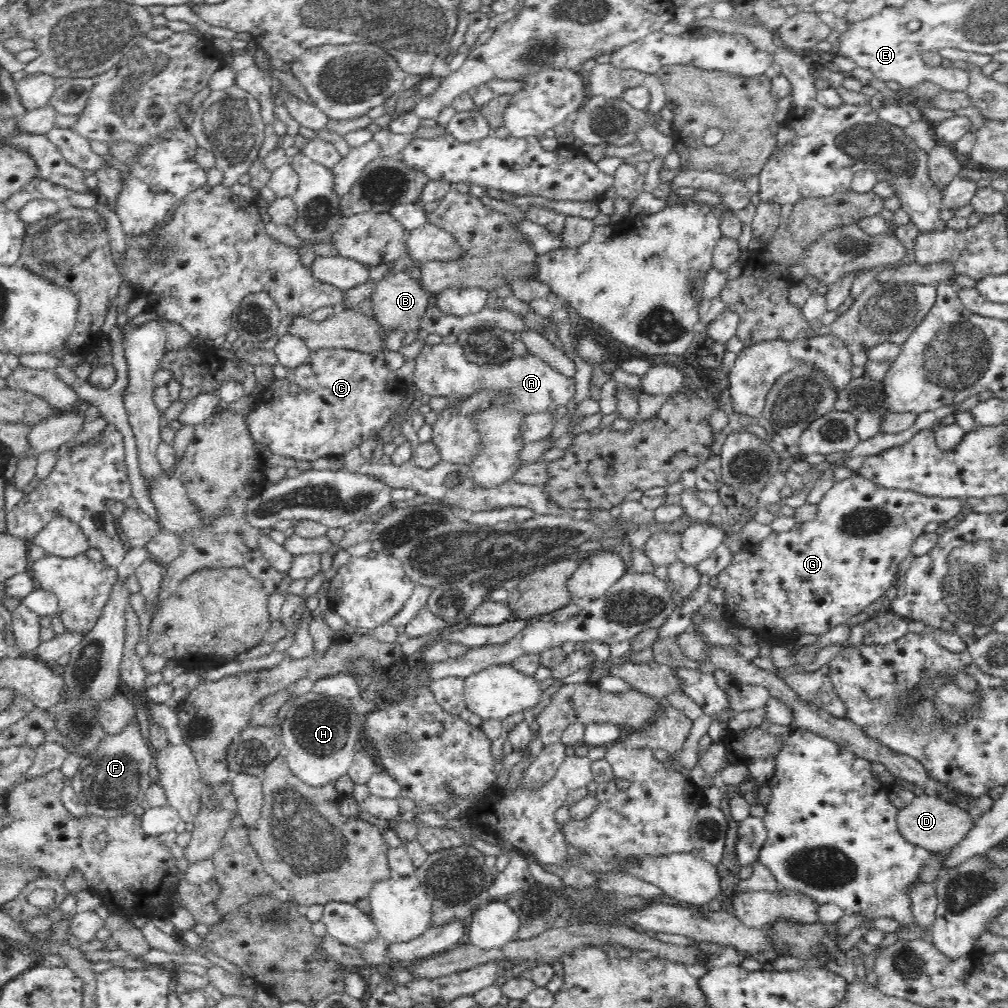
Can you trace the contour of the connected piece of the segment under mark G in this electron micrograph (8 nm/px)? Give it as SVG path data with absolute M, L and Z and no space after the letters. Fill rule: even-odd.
M852 472L851 475L848 475L841 481L834 481L830 490L828 490L819 503L816 504L817 513L815 514L815 520L806 523L796 523L792 531L781 533L772 531L767 538L759 543L751 543L750 546L746 546L744 550L734 553L732 564L727 566L722 572L719 572L717 576L718 585L716 587L721 589L724 594L723 604L725 609L723 616L725 620L731 622L733 626L738 626L738 628L751 628L759 640L766 643L794 642L803 634L820 636L830 627L848 622L855 614L862 612L867 606L870 606L870 604L876 602L881 597L885 598L884 594L886 594L886 590L894 585L894 576L898 570L898 566L904 562L906 556L910 556L911 546L921 534L924 534L924 529L930 522L943 525L954 516L962 517L964 515L964 508L966 508L966 506L974 506L978 501L979 499L974 497L967 499L929 497L918 494L913 490L886 488L872 482L870 479L864 478L859 472Z

